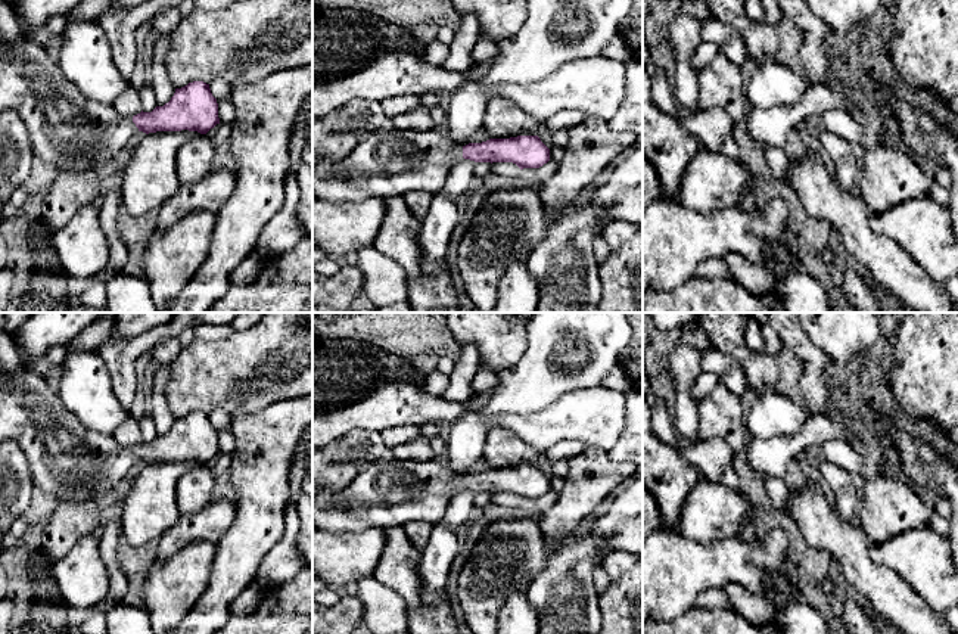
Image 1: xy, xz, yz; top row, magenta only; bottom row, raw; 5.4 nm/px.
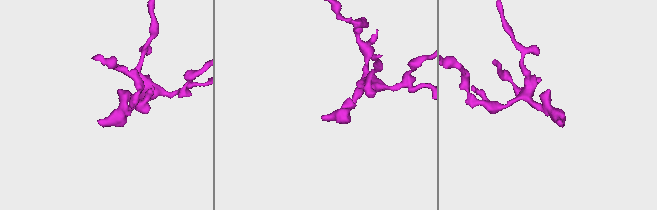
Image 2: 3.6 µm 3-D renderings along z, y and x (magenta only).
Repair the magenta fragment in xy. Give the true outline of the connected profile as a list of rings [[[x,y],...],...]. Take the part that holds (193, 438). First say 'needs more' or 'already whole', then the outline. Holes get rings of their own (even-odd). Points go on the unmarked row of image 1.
needs more | [[[0,329],[0,444],[4,441],[15,441],[22,448],[34,485],[56,501],[66,503],[108,503],[108,495],[137,461],[189,460],[206,464],[220,454],[217,429],[203,411],[175,419],[168,433],[133,448],[122,447],[111,433],[87,428],[63,405],[43,376],[22,364],[12,335]]]

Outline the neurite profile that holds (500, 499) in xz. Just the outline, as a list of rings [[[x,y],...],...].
[[[492,492],[491,503],[500,507],[517,507],[520,503],[520,498],[513,492]]]

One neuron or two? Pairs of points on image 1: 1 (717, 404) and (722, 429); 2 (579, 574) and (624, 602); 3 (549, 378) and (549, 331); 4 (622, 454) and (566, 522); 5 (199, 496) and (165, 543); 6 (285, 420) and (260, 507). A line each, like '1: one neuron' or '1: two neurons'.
1: one neuron
2: two neurons
3: one neuron
4: two neurons
5: two neurons
6: one neuron

